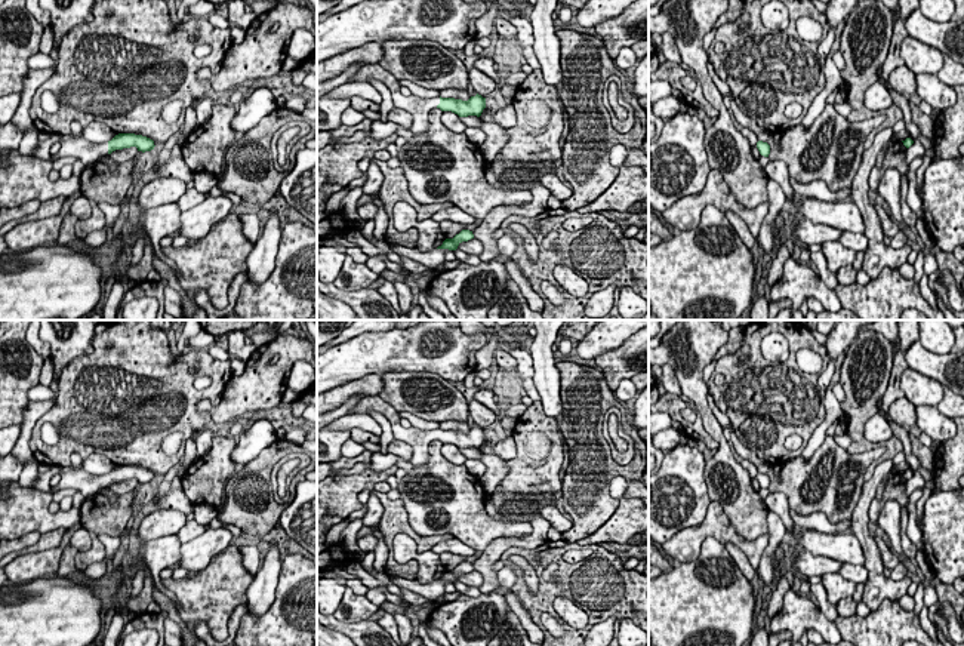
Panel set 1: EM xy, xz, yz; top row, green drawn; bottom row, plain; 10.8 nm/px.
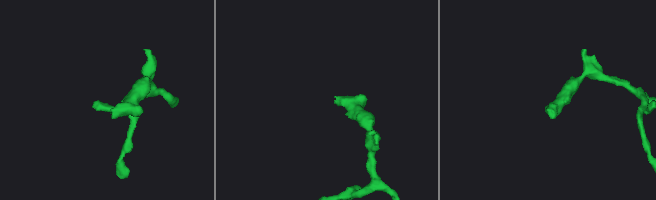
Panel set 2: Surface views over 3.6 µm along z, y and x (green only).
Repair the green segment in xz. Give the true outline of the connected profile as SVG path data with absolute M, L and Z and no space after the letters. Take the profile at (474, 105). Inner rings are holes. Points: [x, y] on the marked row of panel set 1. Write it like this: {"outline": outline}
{"outline": "M379 64L361 67L361 70L352 79L349 79L348 83L367 81L369 79L382 81L391 90L394 108L406 110L413 116L413 123L409 129L413 135L421 135L428 130L428 114L432 108L440 108L441 111L452 111L459 117L480 117L483 110L486 108L486 98L478 93L475 96L471 96L468 101L441 96L403 96L400 92L401 86L398 80Z"}

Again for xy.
{"outline": "M118 133L104 144L84 138L61 141L61 150L50 160L22 156L18 150L9 154L10 166L0 167L0 210L18 207L30 200L47 202L58 196L70 197L80 193L80 176L50 181L52 163L62 157L77 157L84 164L102 160L116 150L136 147L138 151L154 150L154 141L135 133Z"}

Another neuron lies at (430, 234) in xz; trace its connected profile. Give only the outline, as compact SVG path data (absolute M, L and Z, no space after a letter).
M432 218L418 221L415 228L419 233L416 249L419 252L431 252L443 244L446 240L444 234L440 230L440 224Z

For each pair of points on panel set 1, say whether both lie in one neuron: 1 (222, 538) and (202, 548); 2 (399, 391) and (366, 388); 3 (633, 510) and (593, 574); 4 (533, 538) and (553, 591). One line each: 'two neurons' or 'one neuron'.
1: one neuron
2: two neurons
3: two neurons
4: two neurons

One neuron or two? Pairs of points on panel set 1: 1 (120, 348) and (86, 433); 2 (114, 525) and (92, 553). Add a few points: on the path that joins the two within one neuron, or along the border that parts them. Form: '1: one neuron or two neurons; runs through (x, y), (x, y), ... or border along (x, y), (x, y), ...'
1: one neuron; runs through (120, 369), (120, 390), (98, 412)
2: one neuron; runs through (105, 525), (95, 535), (95, 544)

